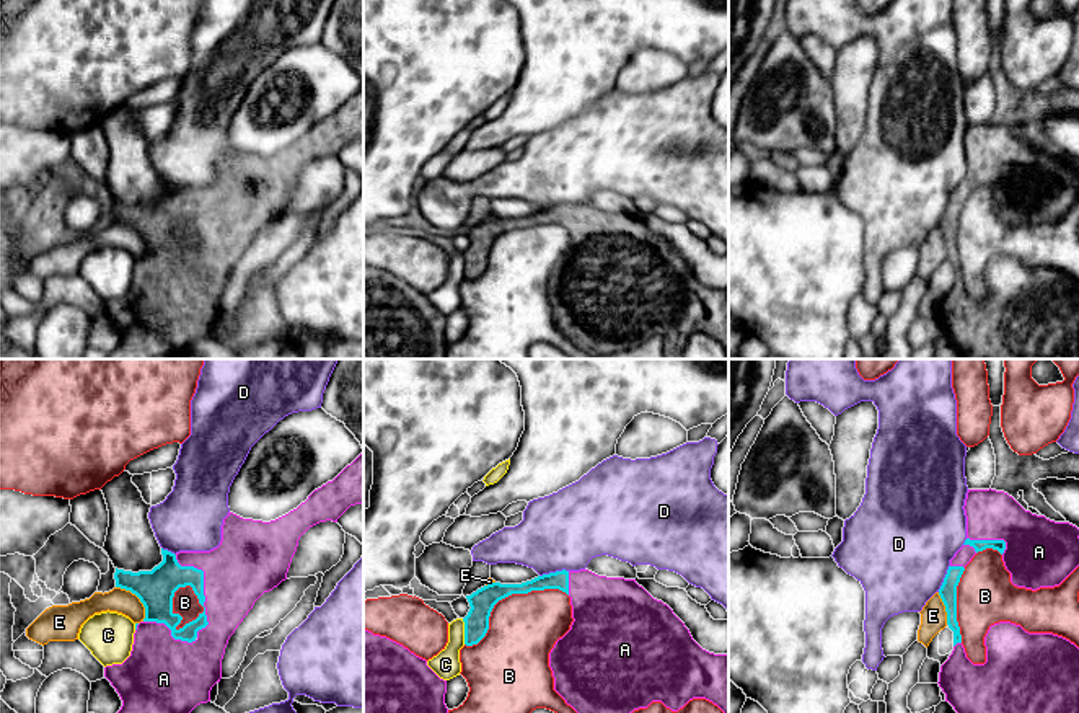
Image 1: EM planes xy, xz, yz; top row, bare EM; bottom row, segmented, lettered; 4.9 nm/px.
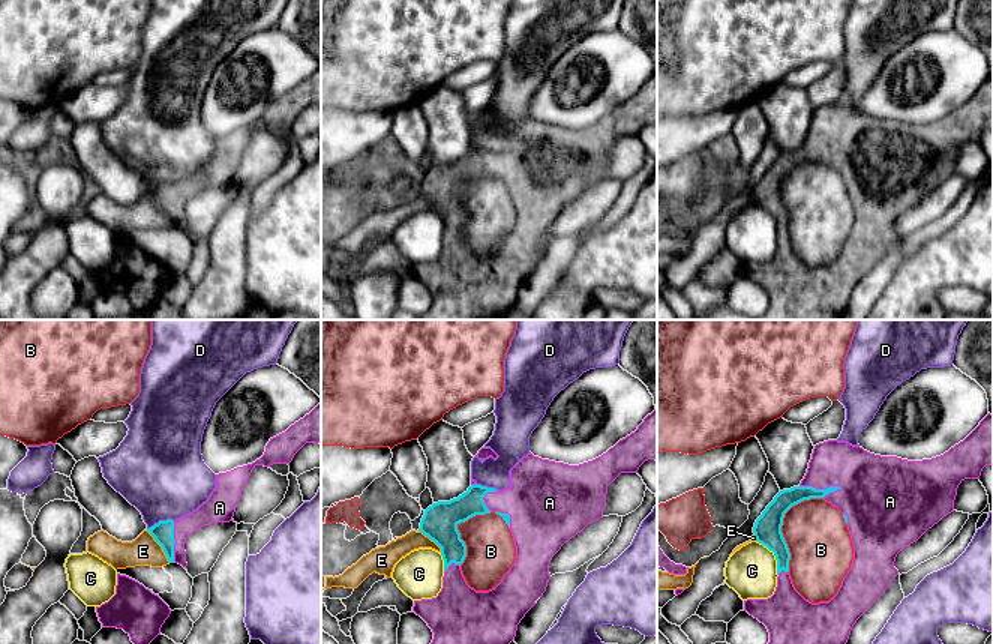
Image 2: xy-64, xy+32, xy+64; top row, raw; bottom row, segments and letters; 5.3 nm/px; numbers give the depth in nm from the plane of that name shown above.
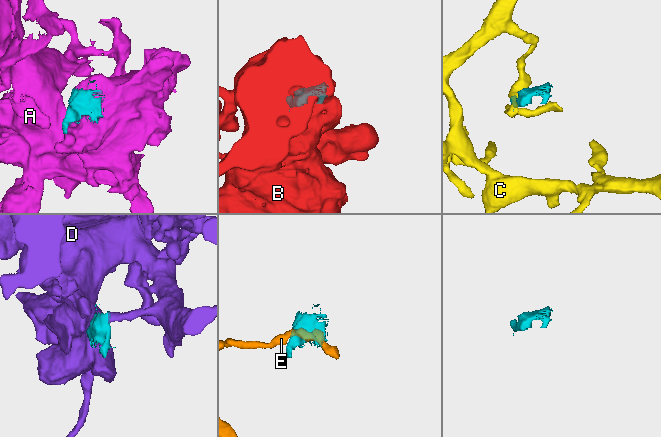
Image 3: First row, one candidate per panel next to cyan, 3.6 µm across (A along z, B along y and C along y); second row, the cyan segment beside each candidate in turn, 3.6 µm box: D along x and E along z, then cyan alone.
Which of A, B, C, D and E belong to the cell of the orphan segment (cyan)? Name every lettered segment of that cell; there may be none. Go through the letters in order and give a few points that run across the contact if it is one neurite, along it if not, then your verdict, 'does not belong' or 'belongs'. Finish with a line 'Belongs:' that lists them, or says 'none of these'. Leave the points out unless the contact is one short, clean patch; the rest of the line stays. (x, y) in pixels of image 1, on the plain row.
A: belongs
B: does not belong
C: does not belong
D: xz (568, 204), (540, 211) | does not belong
E: does not belong
Belongs: A

